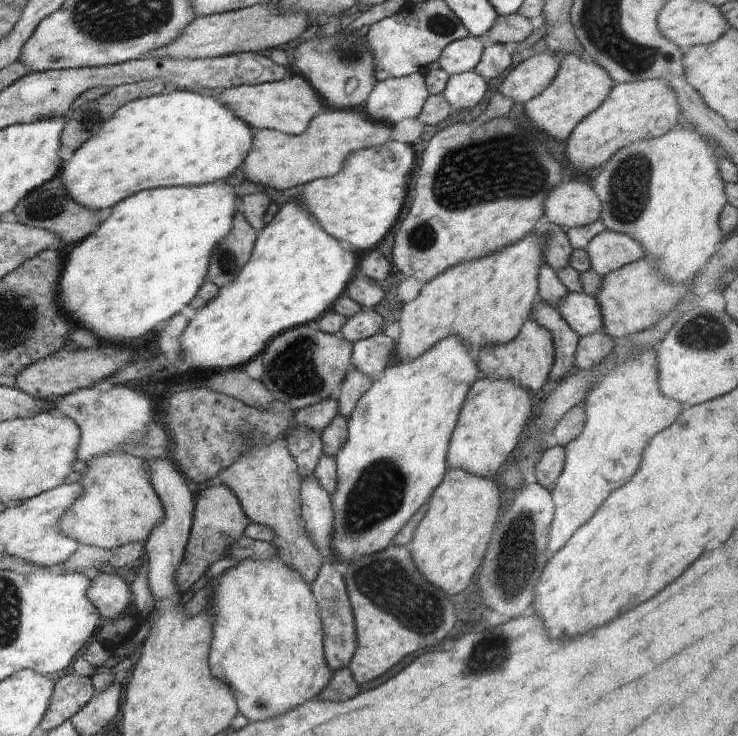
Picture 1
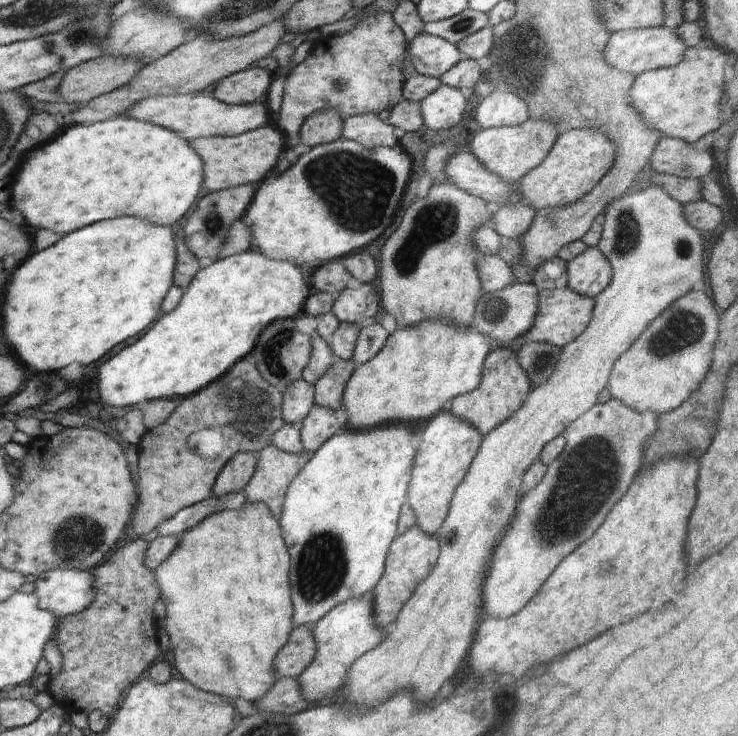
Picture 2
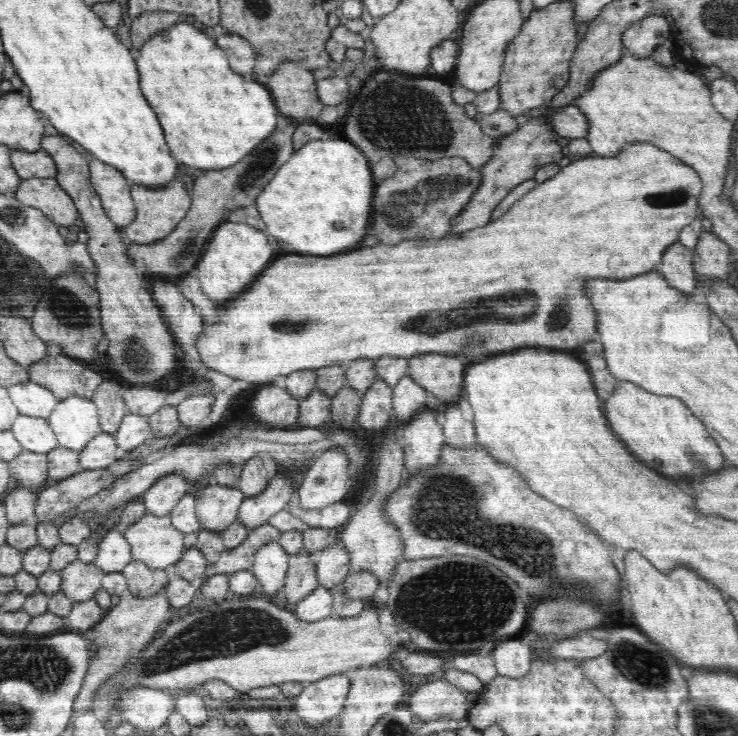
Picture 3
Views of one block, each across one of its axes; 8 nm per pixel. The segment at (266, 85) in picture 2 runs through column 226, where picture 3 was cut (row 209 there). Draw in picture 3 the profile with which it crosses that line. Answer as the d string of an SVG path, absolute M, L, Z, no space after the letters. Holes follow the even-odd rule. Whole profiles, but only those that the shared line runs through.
M58 135L45 136L41 148L54 159L58 172L55 179L74 201L89 236L86 246L96 265L101 323L109 340L107 354L112 360L113 374L116 374L114 380L120 384L154 387L176 368L176 359L180 356L169 325L148 293L142 271L126 255L127 246L120 237L120 228L104 212L100 197L91 185L88 160Z

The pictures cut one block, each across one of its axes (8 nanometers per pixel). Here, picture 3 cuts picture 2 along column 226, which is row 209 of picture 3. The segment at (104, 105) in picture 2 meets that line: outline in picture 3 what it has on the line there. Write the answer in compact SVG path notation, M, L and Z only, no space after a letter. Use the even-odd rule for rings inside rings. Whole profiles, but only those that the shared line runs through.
M21 179L13 192L24 206L39 208L50 221L62 227L74 224L79 214L71 196L54 179Z

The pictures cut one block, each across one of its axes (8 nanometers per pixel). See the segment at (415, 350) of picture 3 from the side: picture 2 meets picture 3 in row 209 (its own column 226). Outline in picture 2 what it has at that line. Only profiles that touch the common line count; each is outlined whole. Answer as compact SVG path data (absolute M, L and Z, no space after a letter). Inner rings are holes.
M254 502L254 504L244 504L238 510L220 510L212 516L204 518L198 526L186 530L179 537L178 548L153 571L158 590L160 590L160 598L166 607L165 622L162 626L170 638L172 664L182 674L183 679L197 689L212 694L216 693L218 696L226 696L226 698L232 697L232 700L240 698L248 700L248 702L258 702L277 680L276 674L274 674L274 658L276 658L280 648L283 648L284 644L288 642L288 636L293 630L292 598L290 598L290 581L288 580L290 554L288 554L288 547L282 538L279 519L272 516L272 512L266 504Z

